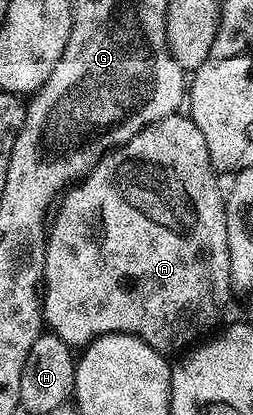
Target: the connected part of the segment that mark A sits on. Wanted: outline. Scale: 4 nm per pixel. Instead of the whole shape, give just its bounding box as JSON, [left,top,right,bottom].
[44,112,231,355]

